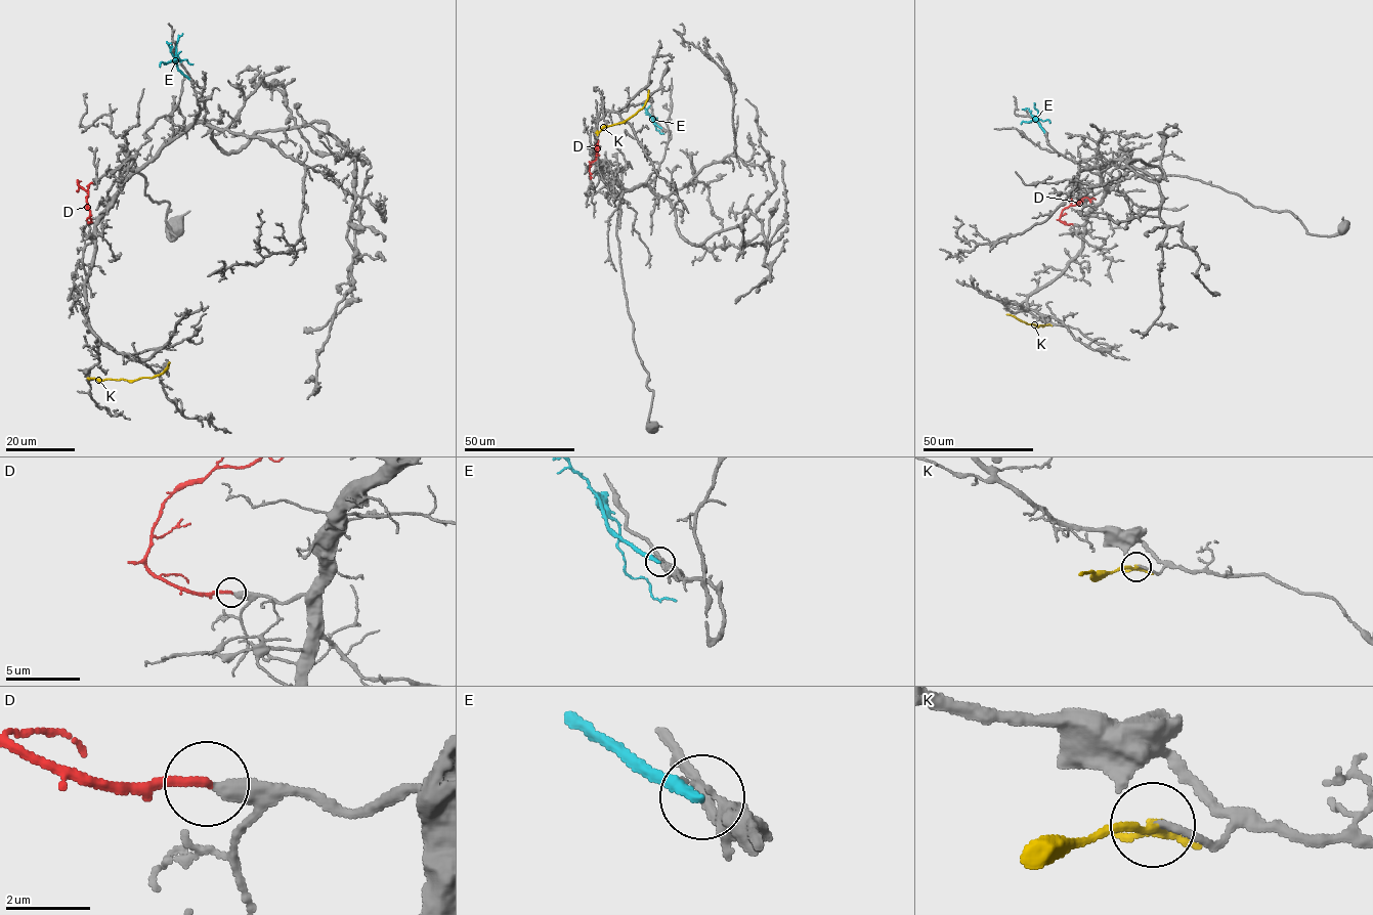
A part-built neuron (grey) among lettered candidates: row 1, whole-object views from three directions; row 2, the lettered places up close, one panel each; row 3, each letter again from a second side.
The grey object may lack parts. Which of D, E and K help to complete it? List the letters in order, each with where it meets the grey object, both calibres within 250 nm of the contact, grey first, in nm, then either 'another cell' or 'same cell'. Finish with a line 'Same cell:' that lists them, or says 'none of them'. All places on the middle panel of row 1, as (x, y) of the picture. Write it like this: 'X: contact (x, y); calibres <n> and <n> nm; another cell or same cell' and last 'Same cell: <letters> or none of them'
D: contact (596, 156); calibres 400 and 240 nm; same cell
E: contact (661, 128); calibres 280 and 240 nm; another cell
K: contact (599, 132); calibres 150 and 190 nm; another cell
Same cell: D

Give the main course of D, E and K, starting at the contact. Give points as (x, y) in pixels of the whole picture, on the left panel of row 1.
D: (88, 222), (90, 221), (88, 192), (79, 183)
E: (188, 79), (177, 68), (166, 42), (171, 43)
K: (91, 378), (131, 381), (156, 377), (170, 362)

